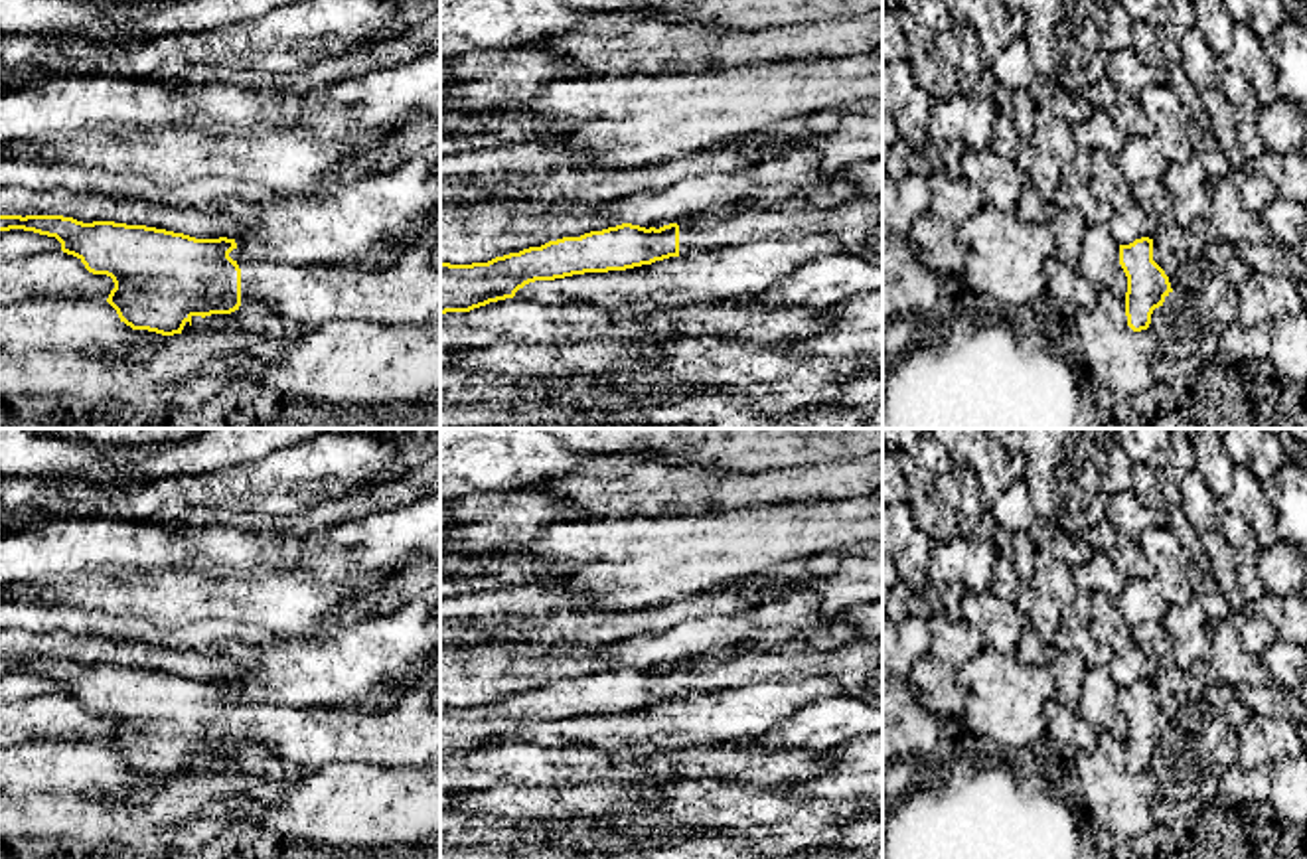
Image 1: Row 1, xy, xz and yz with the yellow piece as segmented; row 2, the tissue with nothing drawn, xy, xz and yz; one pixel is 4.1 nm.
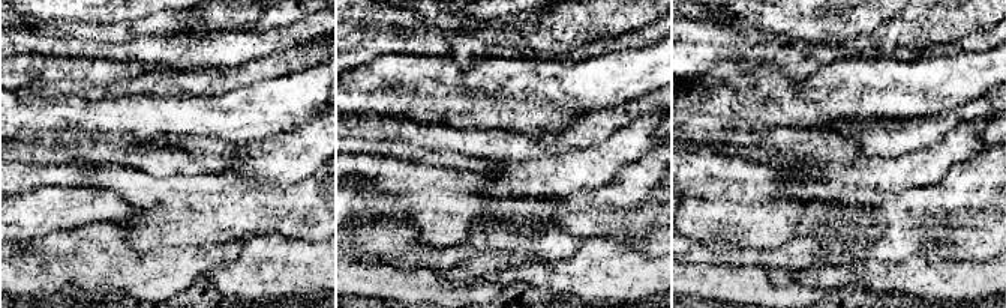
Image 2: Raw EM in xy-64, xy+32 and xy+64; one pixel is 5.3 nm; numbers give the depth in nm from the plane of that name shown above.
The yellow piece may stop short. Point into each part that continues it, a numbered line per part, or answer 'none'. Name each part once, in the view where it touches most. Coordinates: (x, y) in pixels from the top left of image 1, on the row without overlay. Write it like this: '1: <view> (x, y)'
1: xy (407, 735)

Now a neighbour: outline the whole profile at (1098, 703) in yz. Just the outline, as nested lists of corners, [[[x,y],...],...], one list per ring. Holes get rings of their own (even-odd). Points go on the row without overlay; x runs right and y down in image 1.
[[[1090,665],[1080,689],[1078,713],[1098,735],[1110,735],[1125,742],[1127,719],[1119,707],[1119,687],[1110,667]]]

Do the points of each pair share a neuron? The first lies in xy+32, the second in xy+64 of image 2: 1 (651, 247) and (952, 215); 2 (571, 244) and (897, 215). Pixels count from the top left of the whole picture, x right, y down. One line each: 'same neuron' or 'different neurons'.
1: same neuron
2: same neuron

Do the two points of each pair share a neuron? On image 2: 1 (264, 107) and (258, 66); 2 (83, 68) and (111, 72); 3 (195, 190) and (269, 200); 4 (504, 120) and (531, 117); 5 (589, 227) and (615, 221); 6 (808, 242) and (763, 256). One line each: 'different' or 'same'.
1: different
2: same
3: same
4: same
5: same
6: same

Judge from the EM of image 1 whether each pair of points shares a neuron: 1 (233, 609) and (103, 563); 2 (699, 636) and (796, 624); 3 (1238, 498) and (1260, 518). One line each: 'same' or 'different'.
1: different
2: same
3: same

